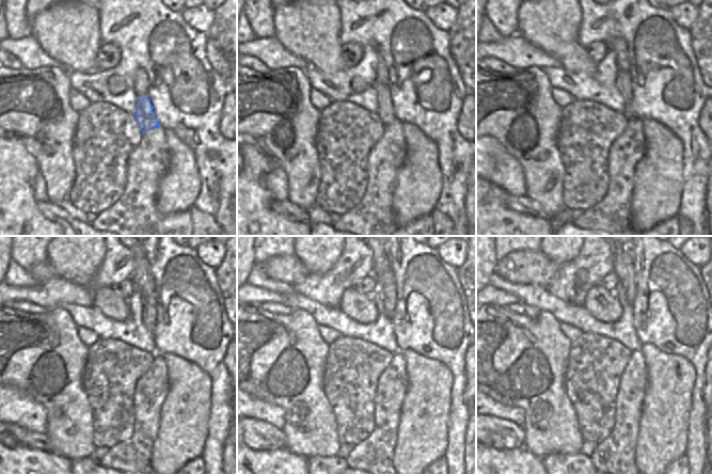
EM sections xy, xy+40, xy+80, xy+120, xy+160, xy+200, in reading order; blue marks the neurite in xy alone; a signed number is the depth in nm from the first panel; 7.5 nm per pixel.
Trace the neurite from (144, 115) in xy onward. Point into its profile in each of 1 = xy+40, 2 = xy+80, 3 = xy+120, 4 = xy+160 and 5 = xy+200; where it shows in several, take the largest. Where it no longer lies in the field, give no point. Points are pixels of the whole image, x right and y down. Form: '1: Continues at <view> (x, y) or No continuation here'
1: Continues at xy+40 (384, 110)
2: Continues at xy+80 (617, 45)
3: Continues at xy+120 (142, 280)
4: Continues at xy+160 (382, 272)
5: Continues at xy+200 (623, 269).

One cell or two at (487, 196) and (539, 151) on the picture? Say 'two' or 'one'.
two

